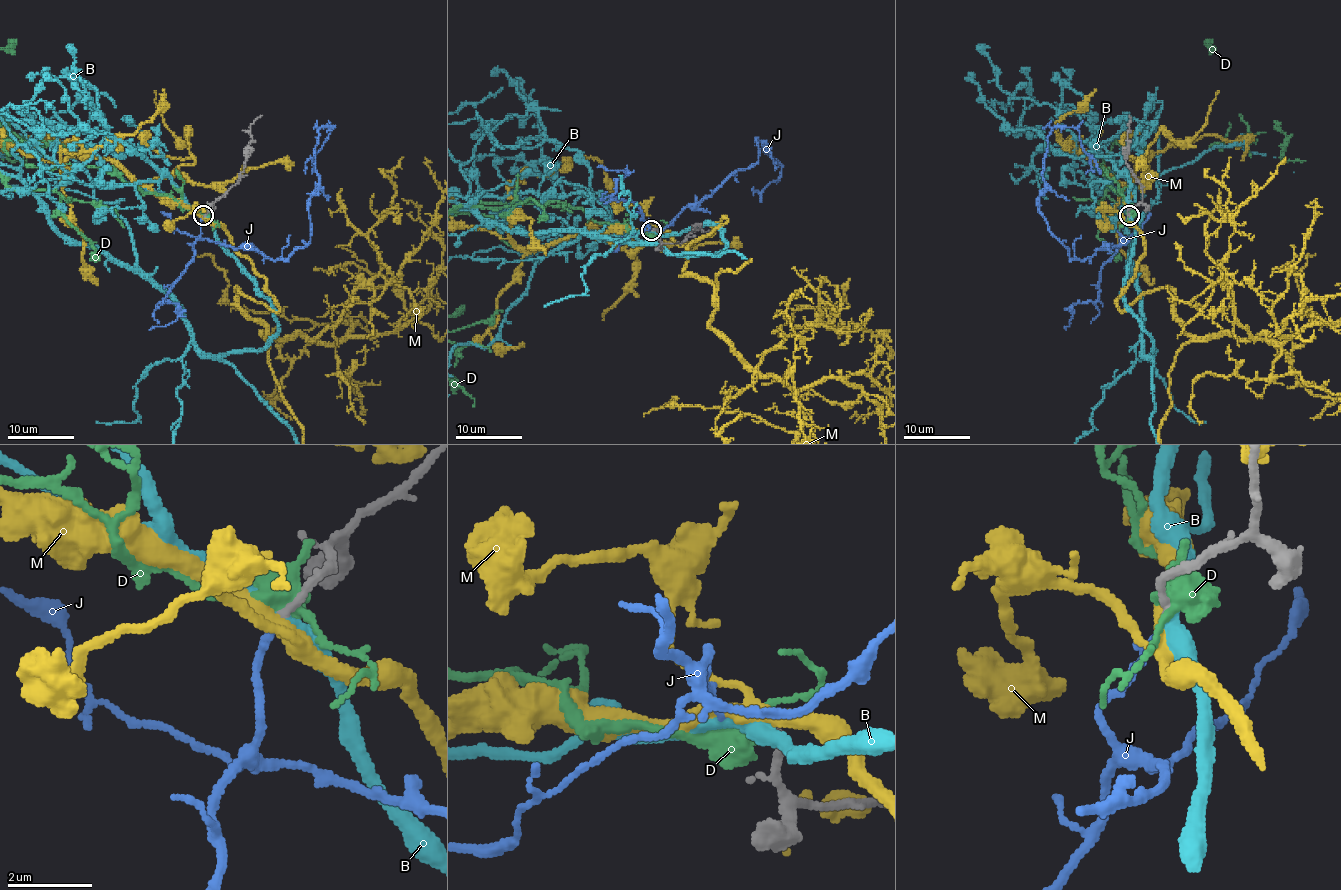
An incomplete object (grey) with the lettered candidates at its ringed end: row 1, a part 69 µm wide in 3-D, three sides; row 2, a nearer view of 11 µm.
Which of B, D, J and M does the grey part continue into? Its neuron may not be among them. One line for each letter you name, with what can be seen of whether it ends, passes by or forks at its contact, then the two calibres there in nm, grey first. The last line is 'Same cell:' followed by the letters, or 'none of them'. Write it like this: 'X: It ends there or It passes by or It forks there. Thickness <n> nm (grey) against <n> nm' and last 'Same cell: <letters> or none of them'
J: It ends there. Thickness 180 nm (grey) against 170 nm
Same cell: J

